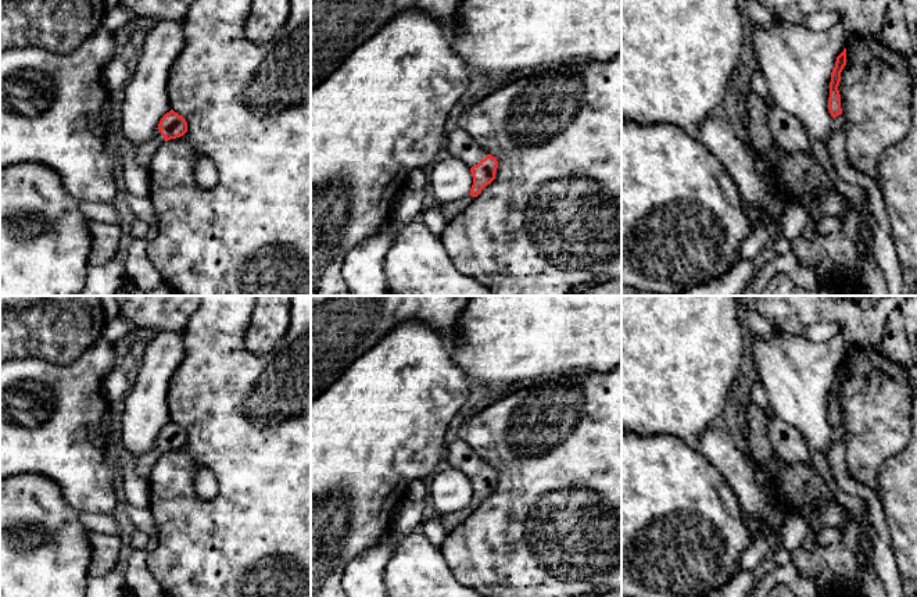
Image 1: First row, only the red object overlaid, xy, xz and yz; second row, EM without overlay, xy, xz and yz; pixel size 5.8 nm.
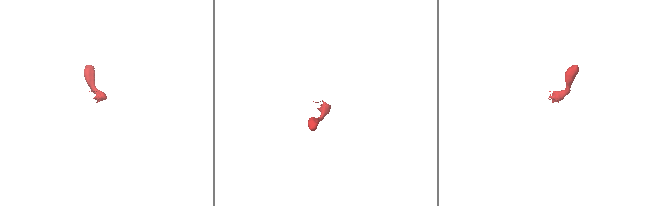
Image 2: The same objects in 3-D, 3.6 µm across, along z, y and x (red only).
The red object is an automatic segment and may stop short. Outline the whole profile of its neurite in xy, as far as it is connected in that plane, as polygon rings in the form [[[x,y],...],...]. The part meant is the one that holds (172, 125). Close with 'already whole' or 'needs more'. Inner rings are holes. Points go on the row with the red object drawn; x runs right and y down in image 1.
[[[171,110],[161,118],[154,136],[136,147],[135,161],[140,167],[148,168],[155,151],[164,142],[180,137],[186,132],[187,132],[186,119],[173,110]]]; needs more

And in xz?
[[[462,128],[445,135],[445,146],[451,155],[459,157],[470,167],[473,185],[469,194],[477,197],[495,179],[497,158],[484,151]]]; needs more

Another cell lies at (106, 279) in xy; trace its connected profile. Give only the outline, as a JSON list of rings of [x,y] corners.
[[[122,249],[103,265],[87,265],[86,285],[76,296],[117,296],[128,279],[125,260],[119,255]]]

